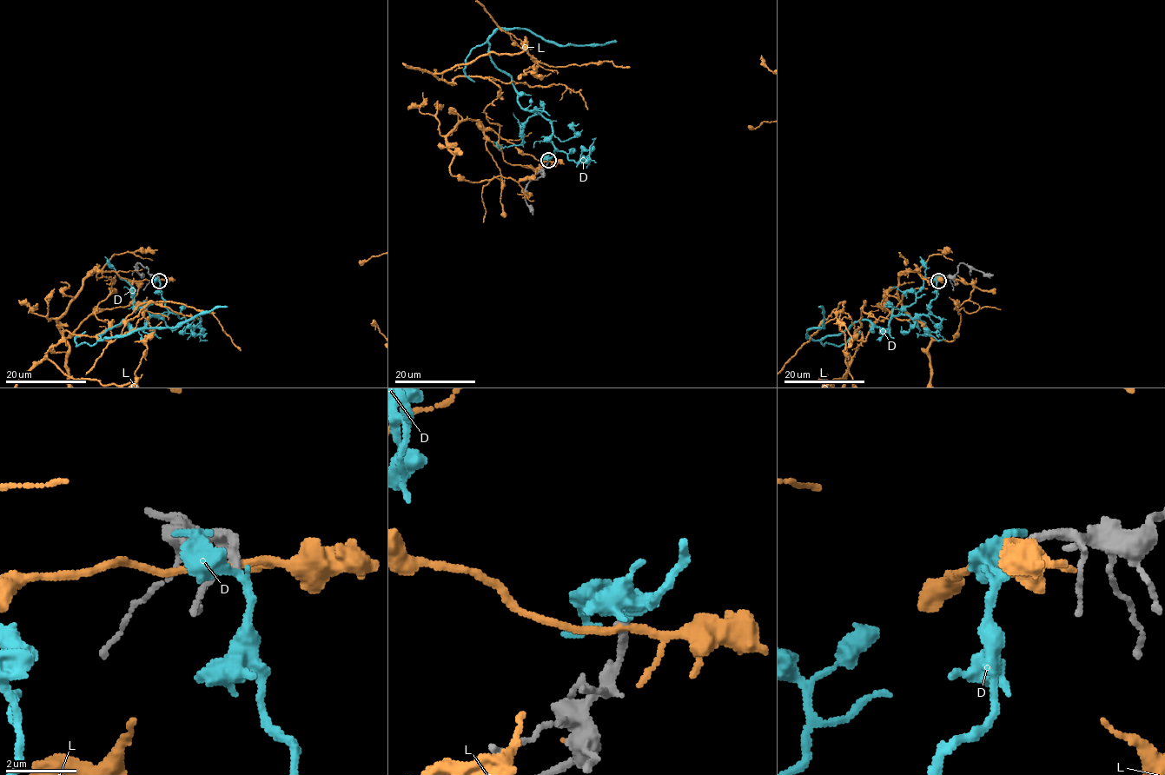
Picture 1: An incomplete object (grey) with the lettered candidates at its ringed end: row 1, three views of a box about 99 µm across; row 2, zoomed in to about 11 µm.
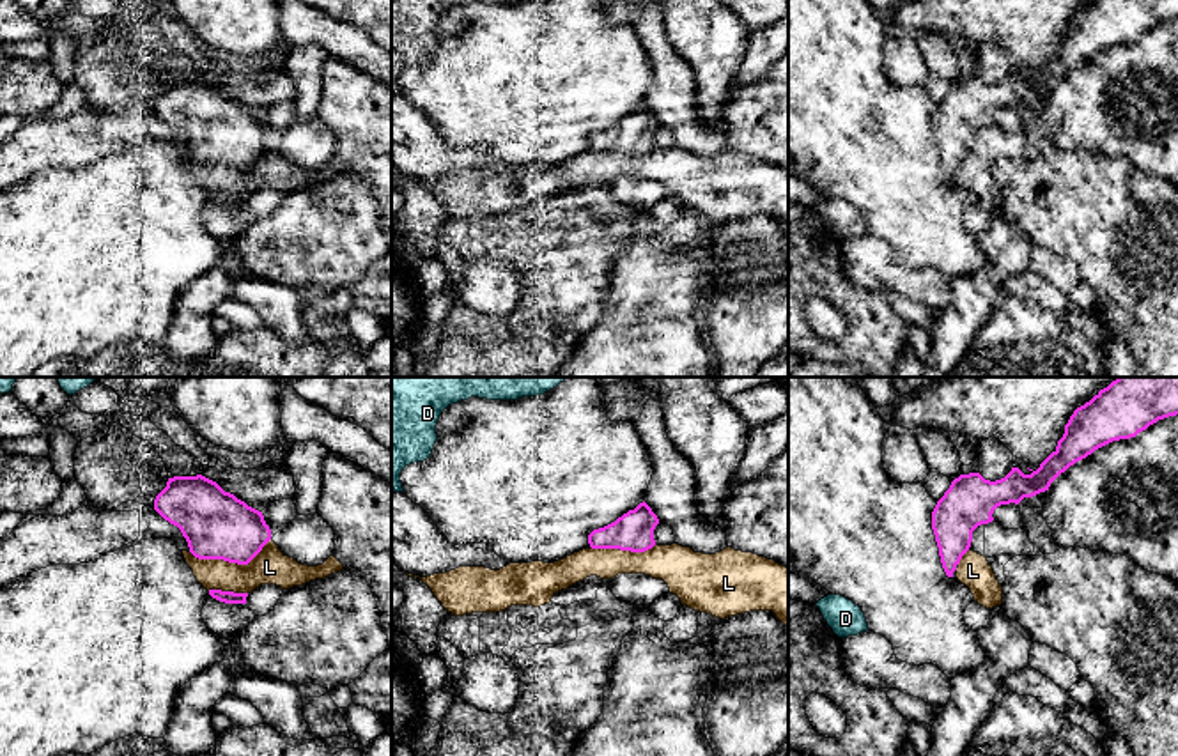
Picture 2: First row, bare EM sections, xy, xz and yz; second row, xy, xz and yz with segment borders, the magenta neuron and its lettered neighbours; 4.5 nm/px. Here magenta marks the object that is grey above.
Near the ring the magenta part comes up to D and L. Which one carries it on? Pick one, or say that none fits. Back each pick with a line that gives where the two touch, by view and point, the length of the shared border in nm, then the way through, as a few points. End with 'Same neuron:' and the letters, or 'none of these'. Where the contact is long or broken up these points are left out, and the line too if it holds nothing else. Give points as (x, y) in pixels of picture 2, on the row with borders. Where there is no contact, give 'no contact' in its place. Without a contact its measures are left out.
D: no contact
Same neuron: D

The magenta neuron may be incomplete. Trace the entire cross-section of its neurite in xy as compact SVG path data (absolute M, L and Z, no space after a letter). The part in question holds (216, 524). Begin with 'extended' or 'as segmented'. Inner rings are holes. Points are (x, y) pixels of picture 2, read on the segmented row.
as segmented; M202 474L168 478L154 510L181 529L198 559L248 565L271 540L262 512Z

